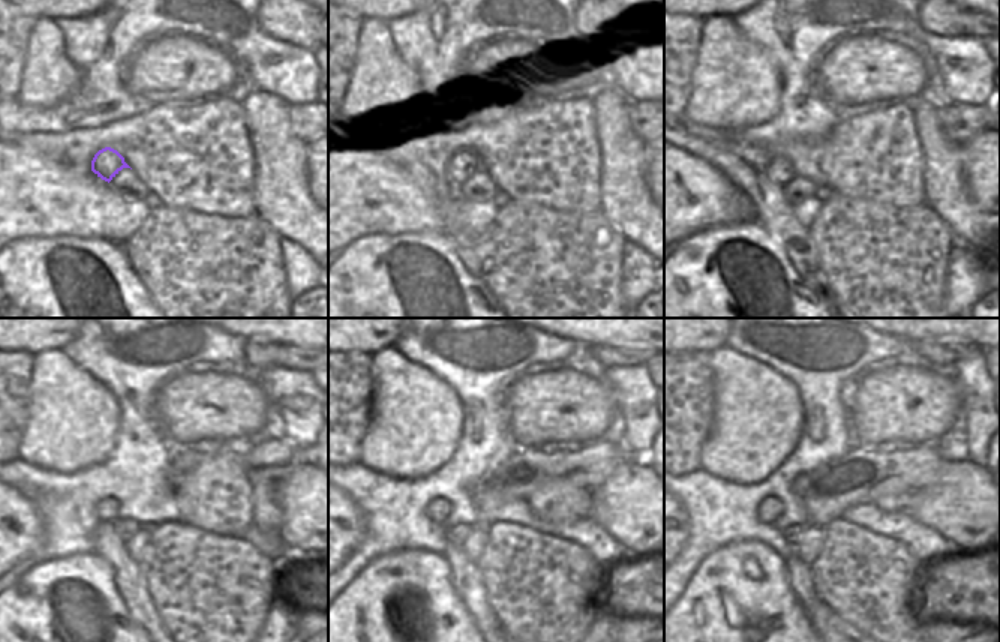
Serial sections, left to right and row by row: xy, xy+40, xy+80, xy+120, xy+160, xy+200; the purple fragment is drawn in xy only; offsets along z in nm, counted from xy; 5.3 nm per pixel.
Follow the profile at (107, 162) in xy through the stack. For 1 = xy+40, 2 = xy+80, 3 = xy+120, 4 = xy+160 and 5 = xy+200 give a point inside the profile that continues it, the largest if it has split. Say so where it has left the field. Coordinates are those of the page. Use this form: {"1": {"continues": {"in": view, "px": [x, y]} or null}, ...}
{"1": {"continues": {"in": "xy+40", "px": [444, 167]}}, "2": {"continues": {"in": "xy+80", "px": [780, 170]}}, "3": {"continues": {"in": "xy+120", "px": [107, 509]}}, "4": {"continues": {"in": "xy+160", "px": [438, 510]}}, "5": {"continues": {"in": "xy+200", "px": [769, 509]}}}

